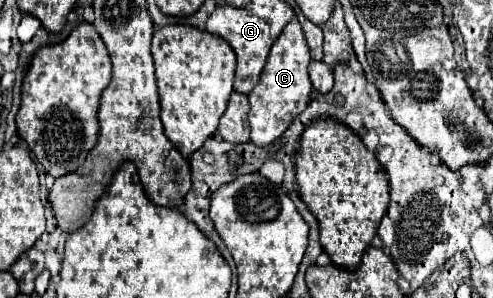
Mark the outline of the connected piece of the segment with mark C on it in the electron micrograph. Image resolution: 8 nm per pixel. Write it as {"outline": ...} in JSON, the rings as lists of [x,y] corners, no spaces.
{"outline":[[[293,18],[281,32],[281,36],[275,40],[275,44],[271,46],[267,64],[263,68],[263,74],[257,82],[257,86],[251,90],[249,94],[249,126],[251,126],[251,142],[257,146],[267,146],[273,140],[277,140],[287,126],[293,122],[293,118],[297,114],[301,114],[301,110],[309,104],[311,100],[311,80],[307,74],[307,66],[309,66],[311,58],[309,58],[309,46],[307,40],[303,36],[301,24],[297,22],[297,18]]]}

